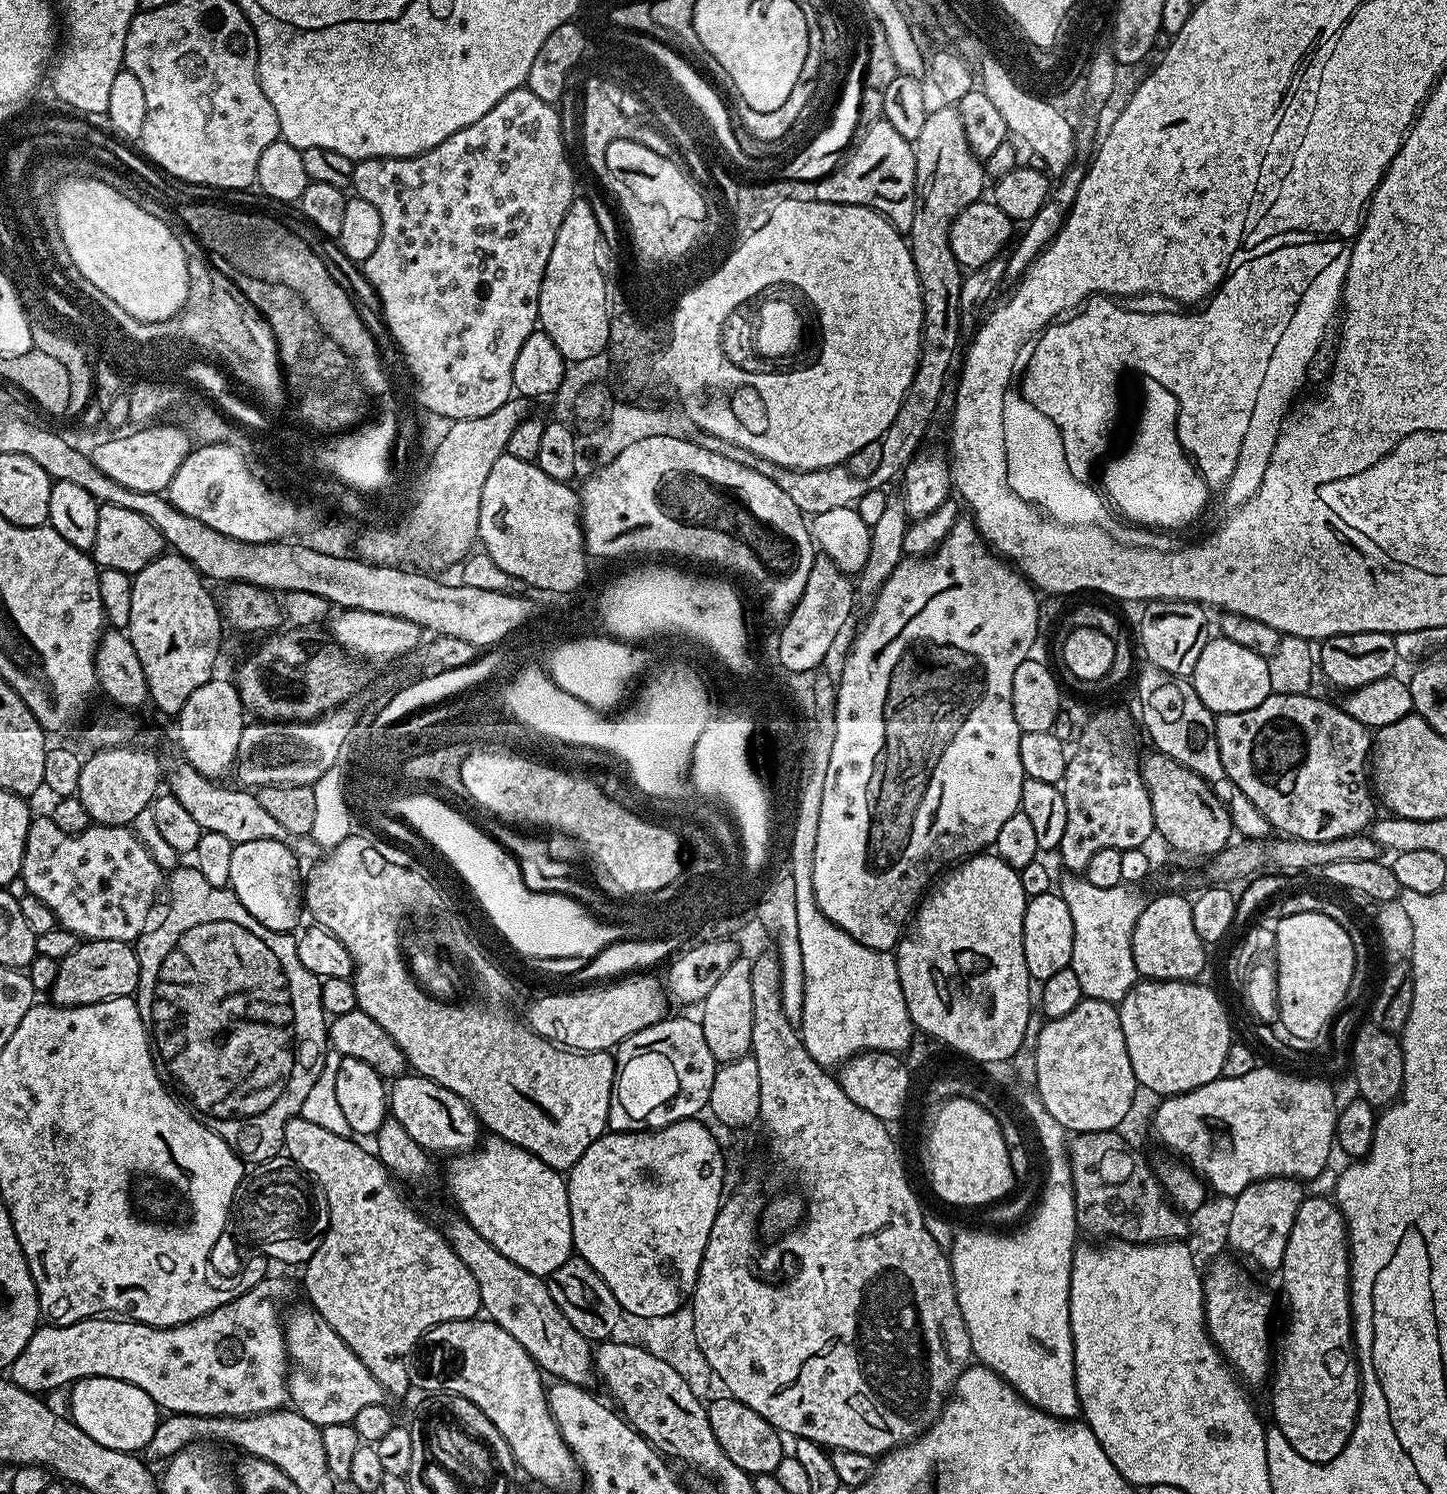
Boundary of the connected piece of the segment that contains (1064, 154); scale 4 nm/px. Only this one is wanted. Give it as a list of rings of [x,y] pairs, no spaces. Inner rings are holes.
[[[991,54],[984,56],[980,68],[978,64],[978,78],[979,81],[980,78],[982,80],[981,91],[997,107],[998,114],[1002,114],[1009,133],[1013,137],[1017,136],[1015,139],[1021,145],[1024,143],[1028,152],[1038,154],[1053,177],[1064,176],[1066,170],[1078,160],[1078,156],[1076,156],[1076,152],[1078,153],[1077,129],[1075,127],[1072,129],[1071,122],[1054,105],[1044,100],[1045,97],[1018,87],[1000,59]]]

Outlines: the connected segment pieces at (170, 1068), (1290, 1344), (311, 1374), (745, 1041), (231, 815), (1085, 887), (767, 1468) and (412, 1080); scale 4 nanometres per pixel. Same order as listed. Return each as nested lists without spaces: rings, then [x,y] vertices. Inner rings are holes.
[[[177,866],[171,869],[166,876],[166,911],[162,919],[157,923],[153,932],[145,932],[139,940],[135,941],[134,947],[138,954],[138,966],[140,967],[140,977],[134,999],[142,1022],[148,1030],[148,1039],[154,1049],[157,1072],[165,1077],[173,1076],[184,1087],[185,1094],[192,1099],[191,1107],[198,1113],[199,1120],[214,1134],[222,1137],[236,1151],[237,1156],[245,1161],[253,1160],[254,1163],[260,1164],[256,1166],[264,1166],[272,1162],[267,1162],[267,1160],[274,1159],[278,1154],[281,1155],[286,1122],[300,1115],[302,1102],[306,1102],[314,1082],[318,1082],[318,1074],[322,1074],[324,1059],[330,1051],[329,1021],[326,1019],[320,993],[322,980],[321,977],[310,974],[306,966],[302,966],[298,958],[296,936],[286,932],[275,932],[262,926],[262,922],[258,922],[258,918],[254,918],[254,914],[250,914],[250,910],[242,906],[242,902],[231,887],[210,886],[210,882],[202,878],[202,874],[196,867]]]
[[[1309,1195],[1298,1206],[1298,1214],[1294,1218],[1294,1226],[1290,1230],[1290,1238],[1286,1238],[1286,1254],[1282,1258],[1278,1275],[1280,1275],[1280,1284],[1284,1287],[1284,1296],[1288,1299],[1288,1324],[1284,1334],[1277,1343],[1274,1356],[1274,1367],[1270,1378],[1272,1384],[1272,1412],[1274,1420],[1281,1432],[1286,1438],[1289,1446],[1299,1455],[1301,1461],[1312,1464],[1328,1464],[1338,1456],[1345,1448],[1346,1442],[1353,1432],[1356,1424],[1357,1410],[1360,1407],[1360,1370],[1354,1353],[1352,1343],[1352,1286],[1350,1277],[1352,1274],[1352,1265],[1348,1255],[1348,1228],[1344,1224],[1344,1215],[1336,1207],[1331,1199],[1324,1196]]]
[[[303,1306],[287,1313],[283,1321],[284,1339],[290,1357],[288,1374],[288,1399],[295,1411],[318,1427],[353,1423],[358,1410],[366,1406],[383,1404],[384,1387],[362,1366],[362,1358],[334,1334],[334,1330],[318,1315],[315,1308]],[[296,1403],[296,1404],[295,1404]]]
[[[737,955],[734,962],[726,969],[726,974],[718,978],[718,982],[706,994],[702,1001],[698,1019],[702,1026],[702,1034],[706,1034],[706,1046],[710,1046],[710,1054],[720,1064],[730,1064],[741,1060],[752,1051],[752,1027],[754,1026],[754,994],[750,990],[750,974],[752,960]]]
[[[180,762],[176,769],[169,771],[166,776],[166,784],[170,787],[170,794],[182,802],[182,806],[198,822],[198,826],[206,832],[214,834],[226,834],[233,846],[242,842],[258,842],[259,840],[277,840],[288,844],[290,837],[285,827],[271,816],[258,802],[255,791],[239,790],[231,792],[228,788],[219,788],[221,785],[215,781],[206,779],[194,766],[186,762]]]
[[[1080,874],[1059,877],[1058,893],[1069,906],[1073,919],[1073,956],[1071,968],[1078,974],[1082,994],[1090,1000],[1101,1000],[1119,1006],[1138,982],[1134,966],[1134,926],[1142,914],[1145,901],[1127,883],[1118,886],[1094,886]]]
[[[721,1394],[713,1404],[707,1405],[708,1421],[714,1430],[714,1438],[718,1438],[718,1446],[742,1470],[746,1470],[748,1475],[755,1478],[757,1476],[767,1476],[775,1473],[778,1462],[786,1454],[786,1448],[782,1441],[781,1433],[762,1414],[750,1410],[742,1402],[738,1402],[734,1397],[727,1394]]]
[[[401,1074],[390,1084],[390,1116],[402,1122],[406,1134],[414,1138],[429,1154],[448,1152],[447,1154],[468,1154],[477,1147],[482,1136],[482,1125],[472,1112],[472,1107],[458,1094],[438,1086],[425,1076]]]

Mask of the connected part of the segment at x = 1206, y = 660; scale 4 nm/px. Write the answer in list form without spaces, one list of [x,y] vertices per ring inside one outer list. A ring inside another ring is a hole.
[[[1222,635],[1206,642],[1206,650],[1202,650],[1198,657],[1198,666],[1194,666],[1190,679],[1198,698],[1202,698],[1204,705],[1214,714],[1254,710],[1258,702],[1266,702],[1266,698],[1273,695],[1267,659]]]

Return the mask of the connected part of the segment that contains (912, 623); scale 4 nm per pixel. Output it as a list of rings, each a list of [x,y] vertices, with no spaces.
[[[960,518],[932,555],[904,558],[871,601],[872,613],[865,618],[844,660],[840,676],[838,672],[836,726],[830,734],[832,749],[824,764],[822,814],[818,818],[818,846],[814,850],[814,898],[822,914],[826,914],[834,926],[846,930],[850,938],[868,948],[876,948],[880,952],[895,949],[914,909],[921,903],[925,895],[924,887],[931,882],[932,875],[939,868],[947,869],[965,858],[991,849],[998,838],[998,830],[1002,830],[1010,814],[1020,811],[1026,775],[1022,758],[1019,757],[1021,730],[1014,718],[1012,687],[1014,670],[1018,670],[1018,666],[1033,655],[1032,647],[1036,644],[1036,631],[1040,628],[1040,604],[1035,595],[1033,585],[980,537],[975,523],[971,519]]]

